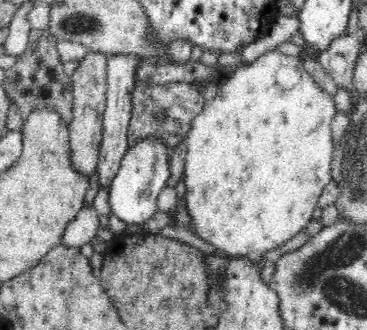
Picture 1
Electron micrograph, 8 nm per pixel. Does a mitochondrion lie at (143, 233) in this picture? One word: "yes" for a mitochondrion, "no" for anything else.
no

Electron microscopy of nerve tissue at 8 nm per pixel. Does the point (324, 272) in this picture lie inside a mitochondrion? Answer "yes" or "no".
yes

